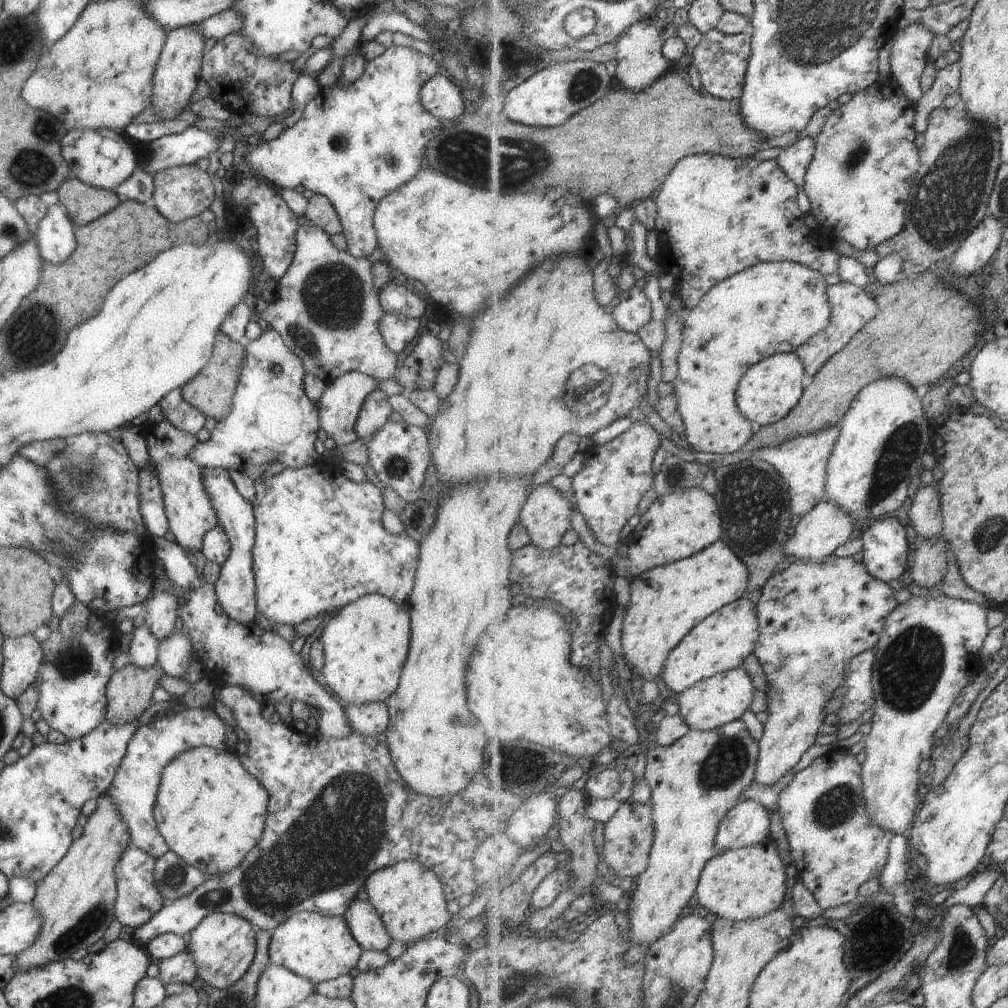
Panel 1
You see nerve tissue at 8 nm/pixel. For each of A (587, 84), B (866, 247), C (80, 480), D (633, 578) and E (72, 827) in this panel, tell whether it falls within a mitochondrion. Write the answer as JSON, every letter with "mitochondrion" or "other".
{"A":"mitochondrion","B":"other","C":"mitochondrion","D":"other","E":"other"}

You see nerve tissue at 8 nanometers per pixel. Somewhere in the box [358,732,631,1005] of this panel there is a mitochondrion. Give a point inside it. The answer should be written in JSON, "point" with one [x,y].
{"point":[511,765]}

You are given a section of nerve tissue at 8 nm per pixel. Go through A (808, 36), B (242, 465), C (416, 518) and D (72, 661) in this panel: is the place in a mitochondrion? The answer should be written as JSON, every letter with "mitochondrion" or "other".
{"A":"mitochondrion","B":"other","C":"other","D":"mitochondrion"}

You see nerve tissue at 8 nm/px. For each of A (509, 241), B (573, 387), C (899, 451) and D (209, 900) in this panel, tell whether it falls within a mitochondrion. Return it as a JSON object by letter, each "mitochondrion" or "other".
{"A":"other","B":"mitochondrion","C":"mitochondrion","D":"mitochondrion"}

